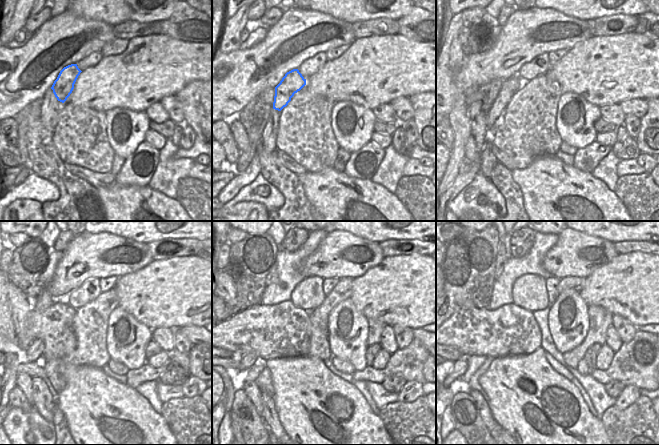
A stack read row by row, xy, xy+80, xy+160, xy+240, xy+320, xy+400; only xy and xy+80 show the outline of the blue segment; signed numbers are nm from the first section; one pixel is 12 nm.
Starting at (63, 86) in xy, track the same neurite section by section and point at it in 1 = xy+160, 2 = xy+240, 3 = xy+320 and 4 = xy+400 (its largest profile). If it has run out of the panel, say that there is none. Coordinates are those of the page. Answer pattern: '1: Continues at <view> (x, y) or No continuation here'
1: Continues at xy+160 (509, 86)
2: Continues at xy+240 (35, 350)
3: Continues at xy+320 (247, 361)
4: Continues at xy+400 (460, 366)

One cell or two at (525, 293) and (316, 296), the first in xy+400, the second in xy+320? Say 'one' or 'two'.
one

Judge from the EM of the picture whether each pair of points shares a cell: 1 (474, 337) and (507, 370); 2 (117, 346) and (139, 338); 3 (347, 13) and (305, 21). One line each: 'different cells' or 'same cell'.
1: different cells
2: same cell
3: different cells

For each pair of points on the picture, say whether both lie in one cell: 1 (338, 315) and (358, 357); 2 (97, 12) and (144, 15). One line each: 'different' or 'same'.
1: same
2: same

